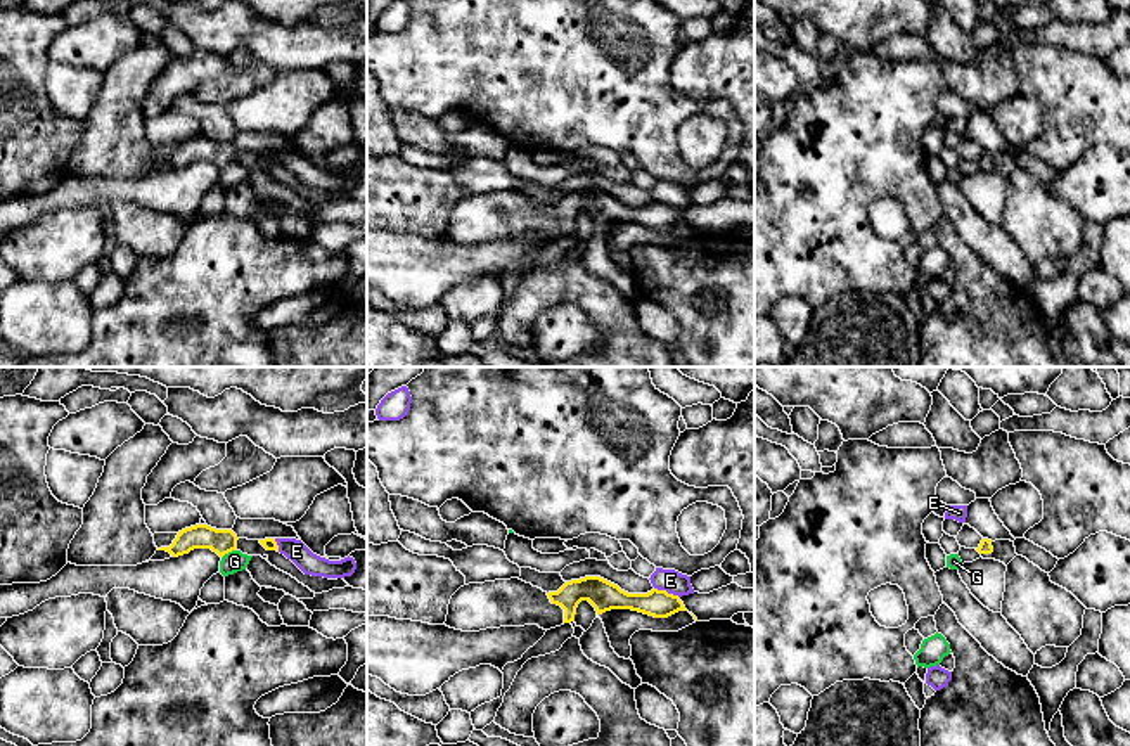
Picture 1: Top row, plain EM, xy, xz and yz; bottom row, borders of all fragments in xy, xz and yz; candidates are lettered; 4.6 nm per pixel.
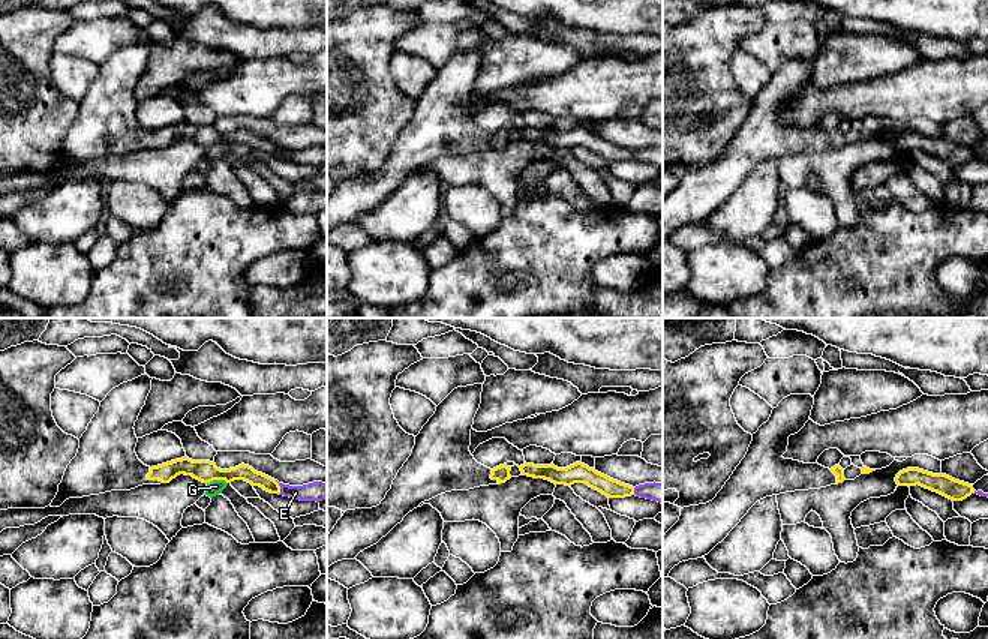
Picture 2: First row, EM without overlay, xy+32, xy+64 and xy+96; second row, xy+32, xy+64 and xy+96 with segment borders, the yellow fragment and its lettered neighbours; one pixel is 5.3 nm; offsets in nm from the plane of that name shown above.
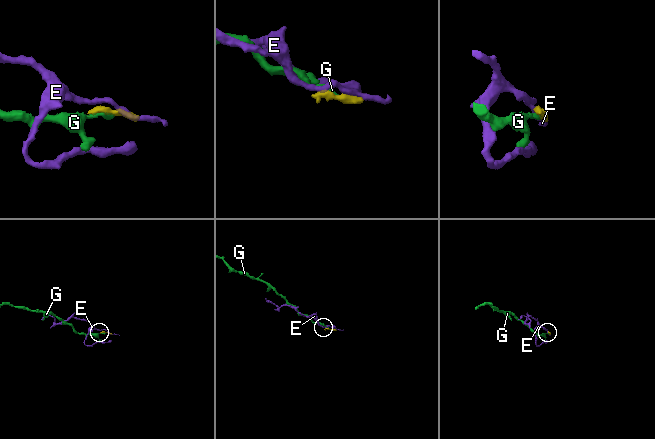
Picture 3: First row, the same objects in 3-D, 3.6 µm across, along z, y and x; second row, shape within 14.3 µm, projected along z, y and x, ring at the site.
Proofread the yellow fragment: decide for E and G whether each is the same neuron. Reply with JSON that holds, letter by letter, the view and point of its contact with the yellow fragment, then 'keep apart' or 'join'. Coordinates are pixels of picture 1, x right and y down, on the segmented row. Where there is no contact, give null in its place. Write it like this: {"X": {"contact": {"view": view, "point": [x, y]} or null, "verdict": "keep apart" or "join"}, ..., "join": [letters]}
{"E": {"contact": {"view": "xz", "point": [665, 591]}, "verdict": "keep apart"}, "G": {"contact": {"view": "xy", "point": [229, 551]}, "verdict": "keep apart"}, "join": []}

